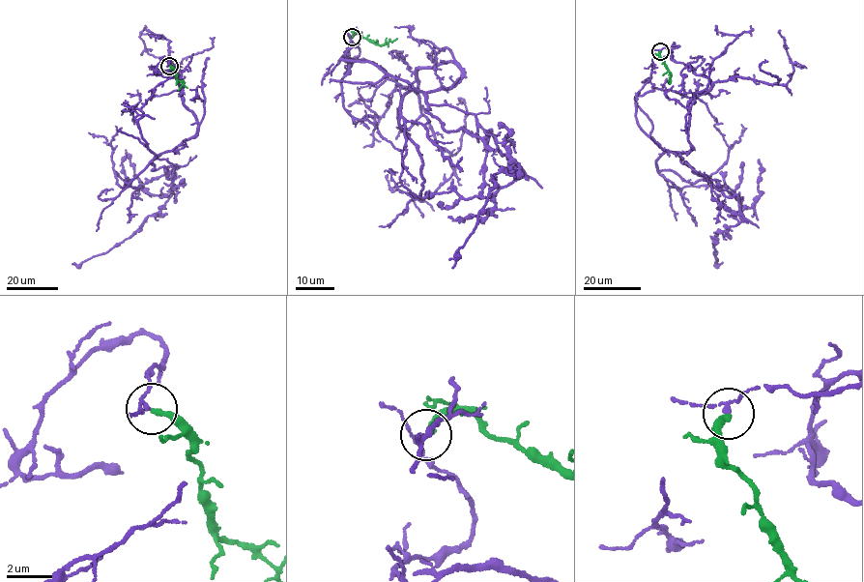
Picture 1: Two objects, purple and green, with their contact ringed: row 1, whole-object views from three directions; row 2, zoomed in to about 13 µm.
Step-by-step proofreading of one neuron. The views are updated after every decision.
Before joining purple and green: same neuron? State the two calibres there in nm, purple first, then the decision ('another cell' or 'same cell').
calibres 130 and 240 nm; another cell

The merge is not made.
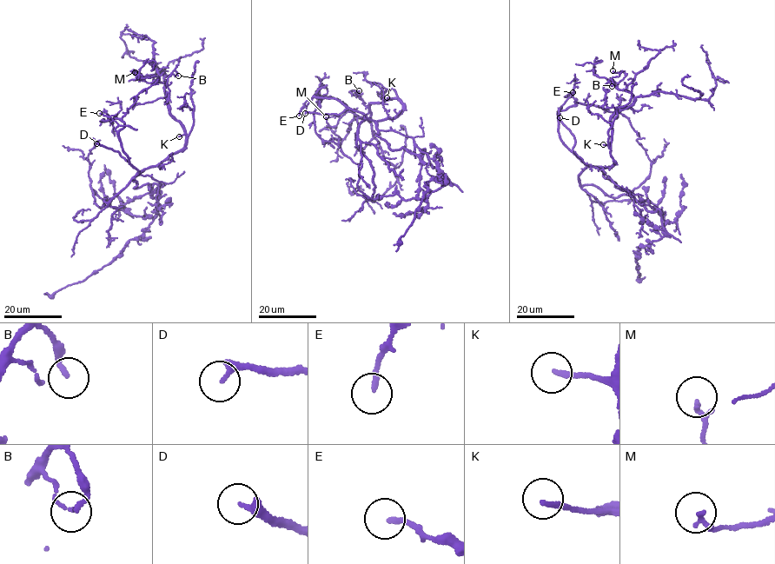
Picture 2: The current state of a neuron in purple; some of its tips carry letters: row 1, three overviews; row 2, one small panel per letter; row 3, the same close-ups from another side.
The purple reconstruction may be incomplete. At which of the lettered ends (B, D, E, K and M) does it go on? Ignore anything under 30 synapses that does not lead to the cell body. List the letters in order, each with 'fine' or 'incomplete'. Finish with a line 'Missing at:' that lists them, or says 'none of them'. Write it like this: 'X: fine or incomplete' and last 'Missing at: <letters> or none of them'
B: fine
D: incomplete
E: fine
K: incomplete
M: fine
Missing at: D, K

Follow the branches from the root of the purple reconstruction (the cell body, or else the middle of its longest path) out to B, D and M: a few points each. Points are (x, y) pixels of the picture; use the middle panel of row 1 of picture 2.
B: (387, 119), (400, 115), (402, 105), (400, 100), (390, 98), (367, 106), (360, 96), (348, 91), (359, 90)
D: (387, 119), (372, 121), (349, 109), (338, 114), (305, 113)
M: (387, 119), (400, 115), (400, 100), (371, 102), (370, 119), (346, 111), (331, 126), (326, 116)

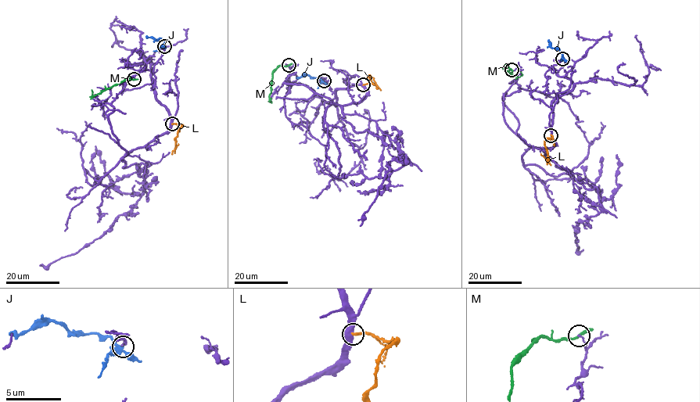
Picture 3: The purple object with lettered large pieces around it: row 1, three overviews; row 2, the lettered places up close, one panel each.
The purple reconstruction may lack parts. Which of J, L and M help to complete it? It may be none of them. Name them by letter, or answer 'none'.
none

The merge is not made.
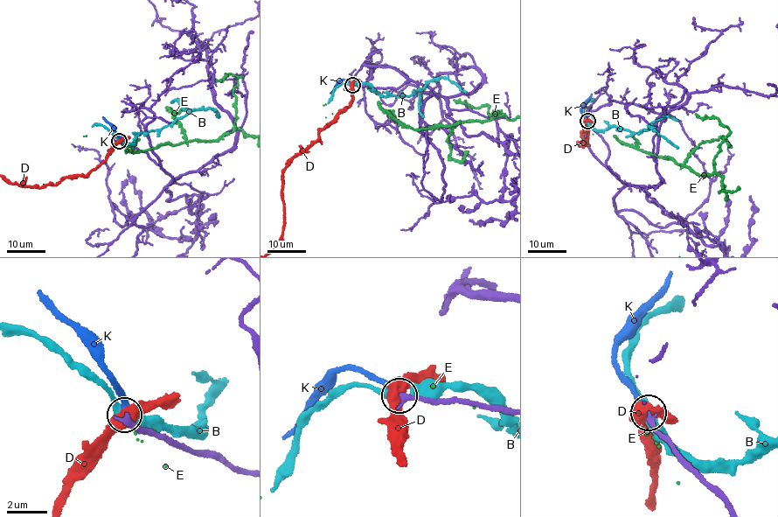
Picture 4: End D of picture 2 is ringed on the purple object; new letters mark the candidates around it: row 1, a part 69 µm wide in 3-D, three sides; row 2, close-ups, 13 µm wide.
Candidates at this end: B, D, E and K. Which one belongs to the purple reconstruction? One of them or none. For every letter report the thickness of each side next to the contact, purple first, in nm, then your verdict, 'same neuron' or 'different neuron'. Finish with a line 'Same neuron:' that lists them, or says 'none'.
B: 280 nm thick on the purple side, 460 nm on the other; different neuron
D: 340 nm thick on the purple side, 650 nm on the other; different neuron
E: 320 nm thick on the purple side, 40 nm on the other; different neuron
K: 320 nm thick on the purple side, 240 nm on the other; same neuron
Same neuron: K

